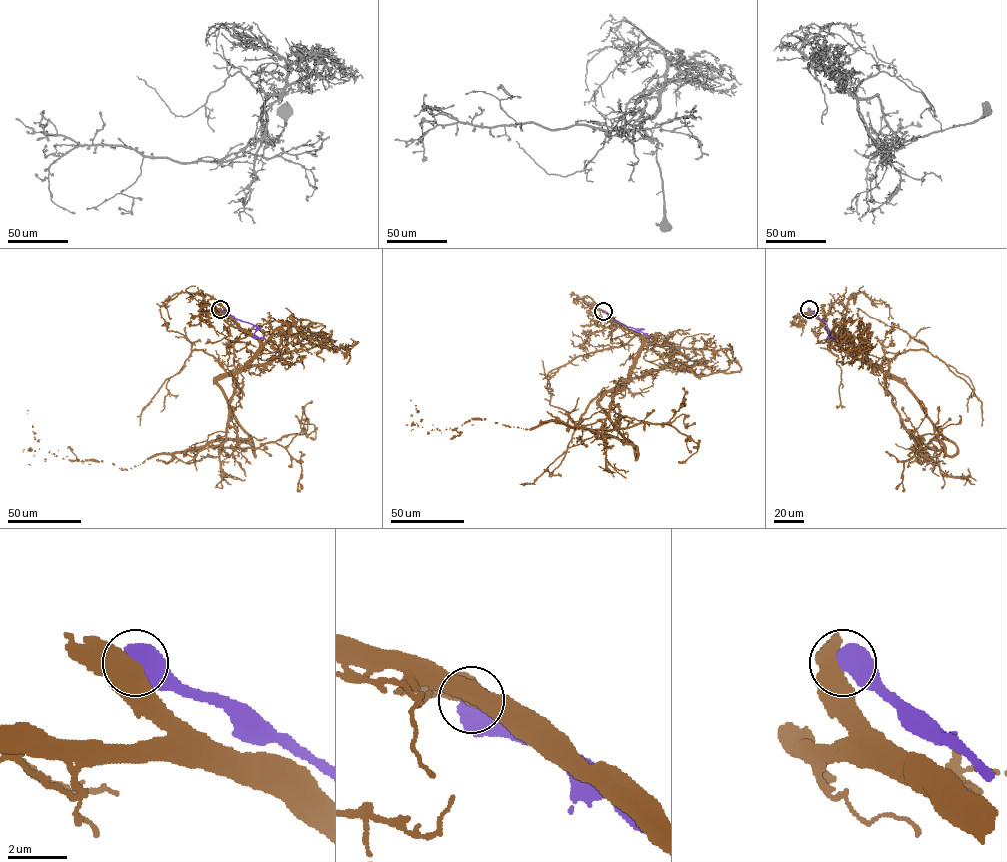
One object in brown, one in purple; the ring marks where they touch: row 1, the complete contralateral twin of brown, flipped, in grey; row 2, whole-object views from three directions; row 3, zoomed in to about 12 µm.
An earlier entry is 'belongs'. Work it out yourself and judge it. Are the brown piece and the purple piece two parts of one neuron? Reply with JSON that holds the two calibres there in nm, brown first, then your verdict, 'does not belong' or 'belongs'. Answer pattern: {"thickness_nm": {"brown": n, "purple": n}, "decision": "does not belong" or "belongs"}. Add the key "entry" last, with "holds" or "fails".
{"thickness_nm": {"brown": 750, "purple": 700}, "decision": "does not belong", "entry": "fails"}

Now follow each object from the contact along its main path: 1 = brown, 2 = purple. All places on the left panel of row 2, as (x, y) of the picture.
1: (220, 309), (259, 343), (235, 375), (235, 446), (157, 454), (122, 470), (29, 449), (28, 410)
2: (220, 309), (254, 325), (254, 336), (265, 340)

